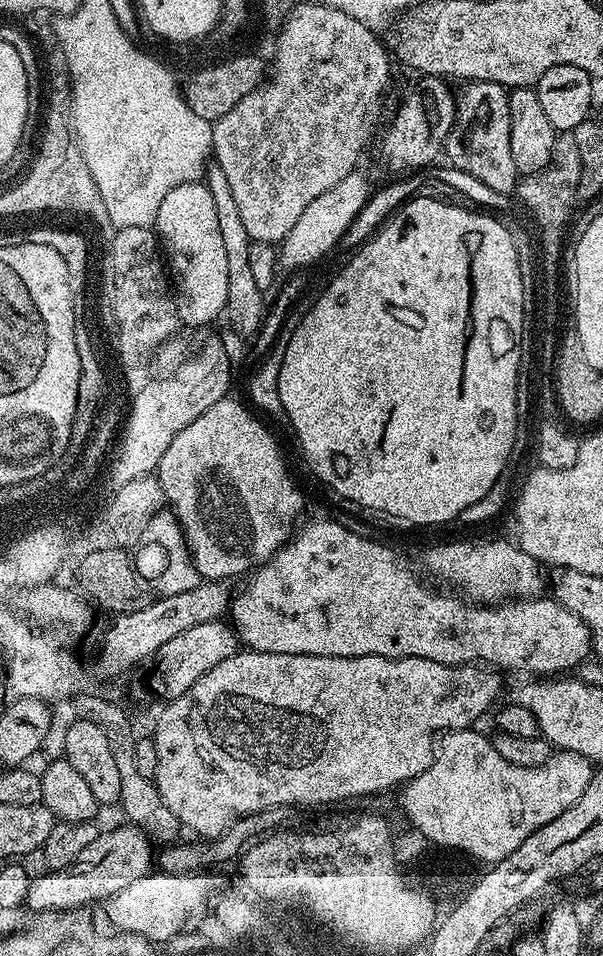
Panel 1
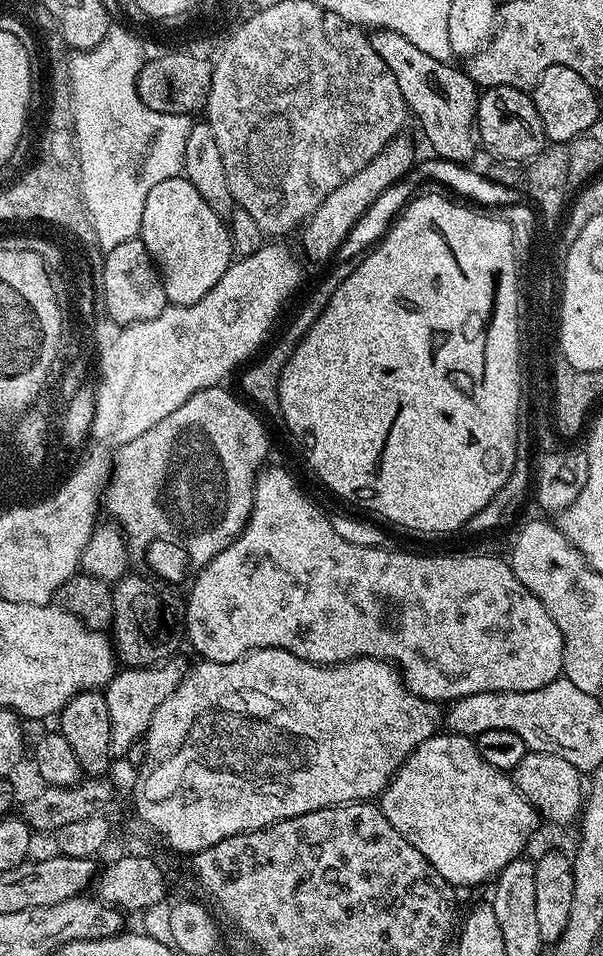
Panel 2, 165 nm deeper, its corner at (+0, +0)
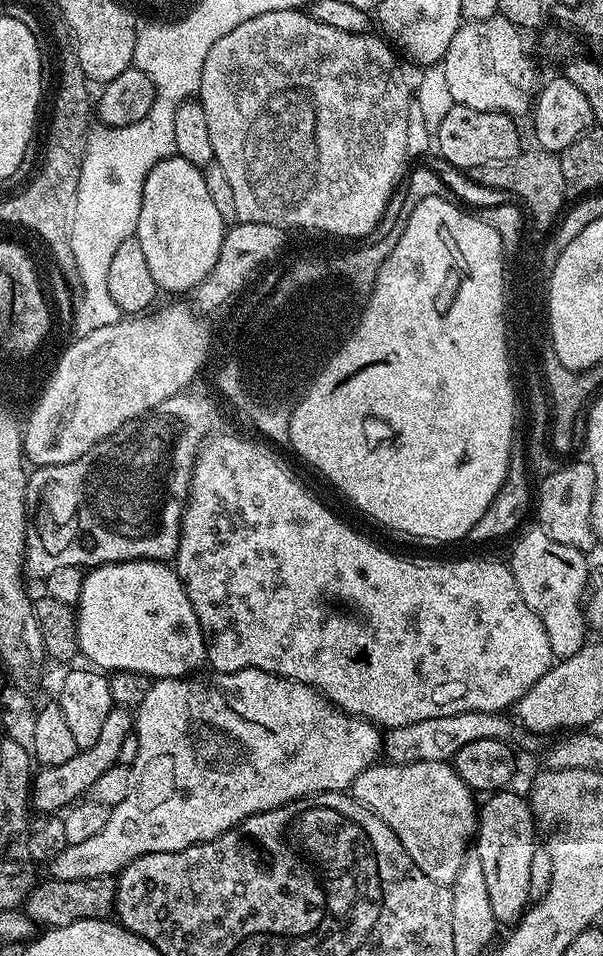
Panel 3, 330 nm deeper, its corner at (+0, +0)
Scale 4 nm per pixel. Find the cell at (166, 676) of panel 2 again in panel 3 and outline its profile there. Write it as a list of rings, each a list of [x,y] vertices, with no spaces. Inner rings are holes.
[[[123,706],[113,707],[112,712],[106,714],[106,723],[102,725],[100,737],[98,742],[94,742],[94,746],[77,751],[76,756],[70,758],[70,762],[62,762],[62,766],[41,767],[35,773],[30,793],[31,807],[40,814],[56,814],[77,803],[85,793],[91,790],[94,782],[98,782],[98,778],[106,774],[106,770],[110,770],[117,764],[122,742],[133,732],[133,713]]]

